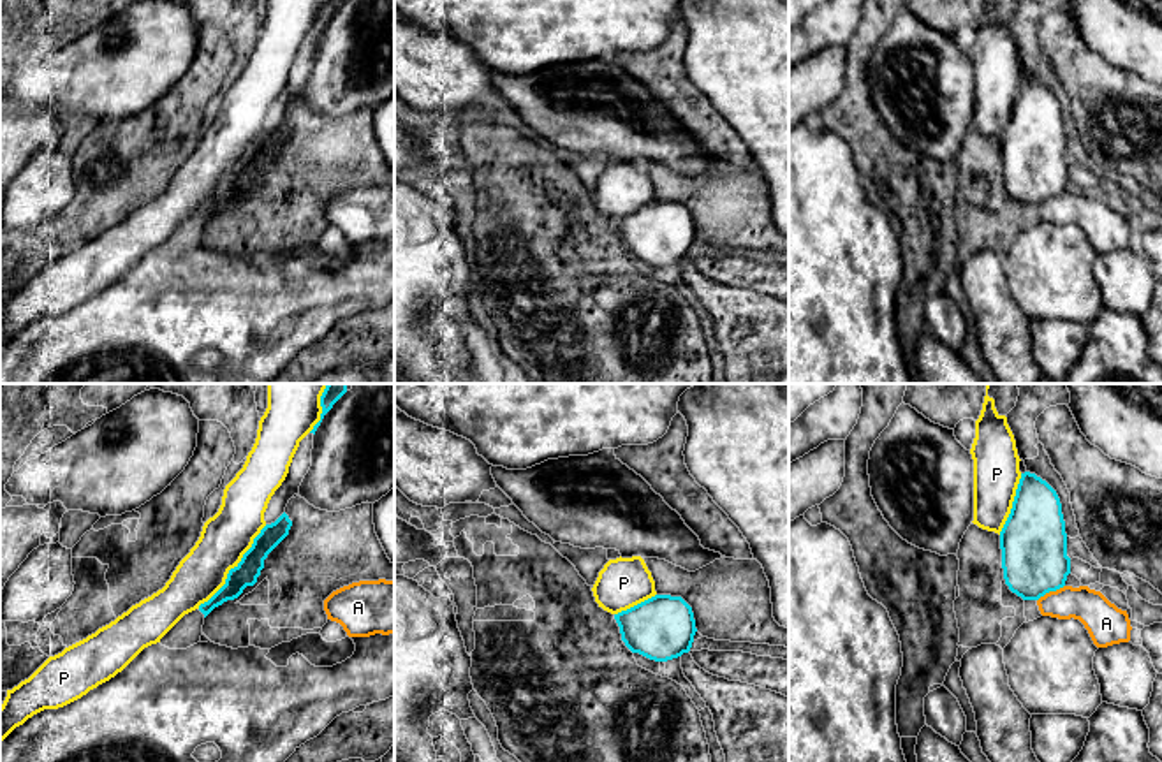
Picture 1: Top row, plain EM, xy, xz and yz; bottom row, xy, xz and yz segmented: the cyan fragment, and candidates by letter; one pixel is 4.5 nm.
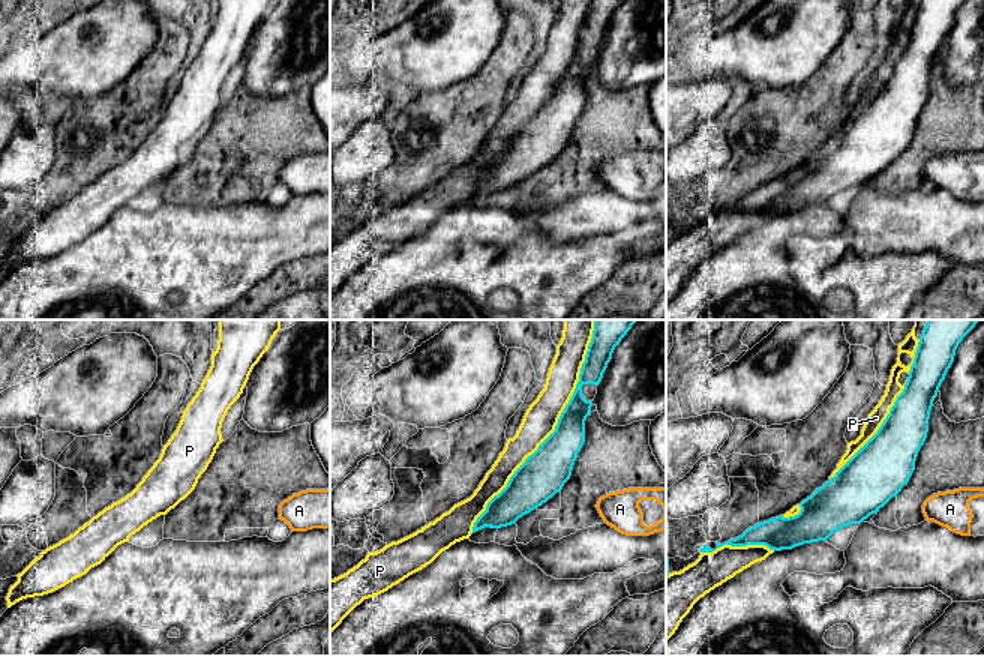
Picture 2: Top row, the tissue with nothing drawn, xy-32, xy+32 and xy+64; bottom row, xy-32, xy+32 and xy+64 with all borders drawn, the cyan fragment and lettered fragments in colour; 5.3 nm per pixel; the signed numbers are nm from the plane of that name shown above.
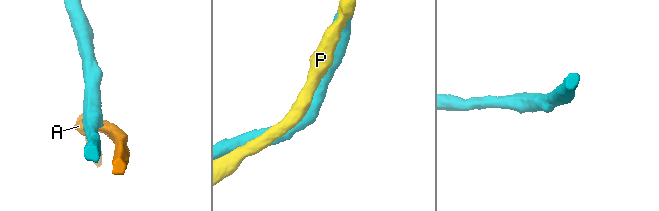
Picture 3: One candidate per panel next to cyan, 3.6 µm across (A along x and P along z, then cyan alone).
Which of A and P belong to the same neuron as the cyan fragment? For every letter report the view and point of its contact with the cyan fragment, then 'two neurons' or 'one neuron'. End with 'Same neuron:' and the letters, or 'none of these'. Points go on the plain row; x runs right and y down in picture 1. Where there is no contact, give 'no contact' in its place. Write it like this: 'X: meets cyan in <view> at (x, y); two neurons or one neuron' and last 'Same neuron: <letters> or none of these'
A: meets cyan in yz at (1050, 196); two neurons
P: meets cyan in xy at (235, 173); one neuron
Same neuron: P

